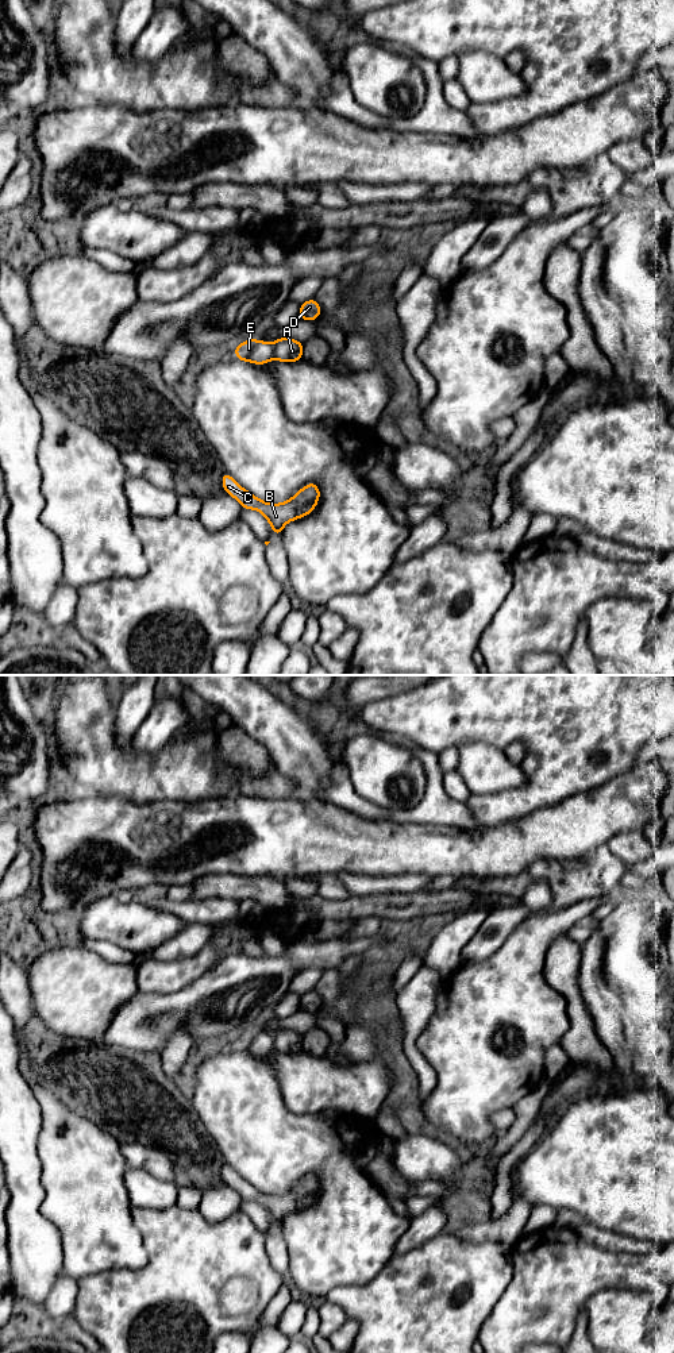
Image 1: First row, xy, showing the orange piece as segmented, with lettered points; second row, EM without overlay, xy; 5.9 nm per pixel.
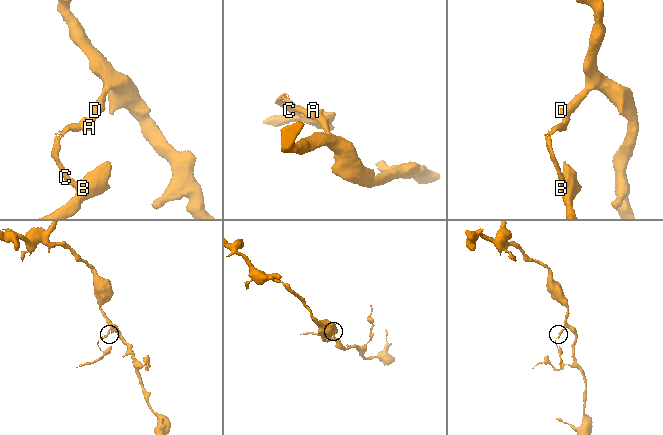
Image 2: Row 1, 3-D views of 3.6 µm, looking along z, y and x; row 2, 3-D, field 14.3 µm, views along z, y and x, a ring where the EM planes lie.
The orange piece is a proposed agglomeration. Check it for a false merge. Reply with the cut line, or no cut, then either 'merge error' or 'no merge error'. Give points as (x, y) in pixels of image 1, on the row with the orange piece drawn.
cut in xy along (272, 345), (274, 358); merge error

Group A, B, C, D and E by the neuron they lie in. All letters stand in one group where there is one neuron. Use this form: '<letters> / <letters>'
A D / B C E

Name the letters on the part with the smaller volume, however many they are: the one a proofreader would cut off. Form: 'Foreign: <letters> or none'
Foreign: B, C, E

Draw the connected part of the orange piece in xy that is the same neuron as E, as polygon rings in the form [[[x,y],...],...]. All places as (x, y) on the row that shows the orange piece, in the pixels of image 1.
[[[247,339],[234,348],[239,361],[263,365],[274,359],[274,347],[271,343]]]

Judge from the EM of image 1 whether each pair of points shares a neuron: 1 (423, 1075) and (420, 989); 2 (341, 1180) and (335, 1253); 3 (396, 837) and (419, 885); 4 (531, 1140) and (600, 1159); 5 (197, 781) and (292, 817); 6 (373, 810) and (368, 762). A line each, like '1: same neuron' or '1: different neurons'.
1: same neuron
2: same neuron
3: different neurons
4: different neurons
5: different neurons
6: different neurons

